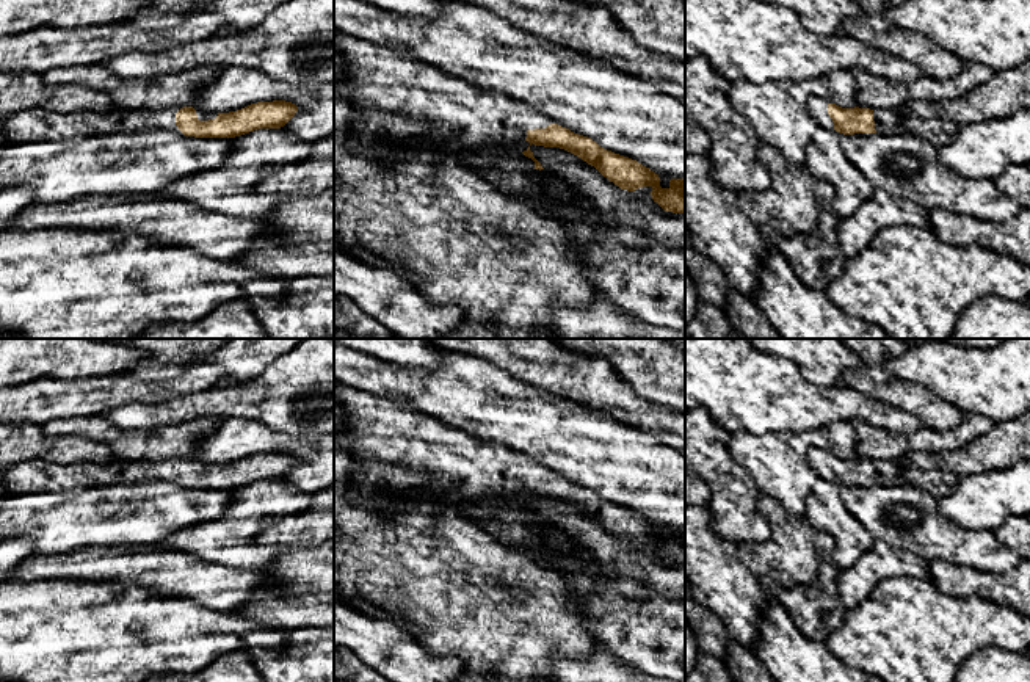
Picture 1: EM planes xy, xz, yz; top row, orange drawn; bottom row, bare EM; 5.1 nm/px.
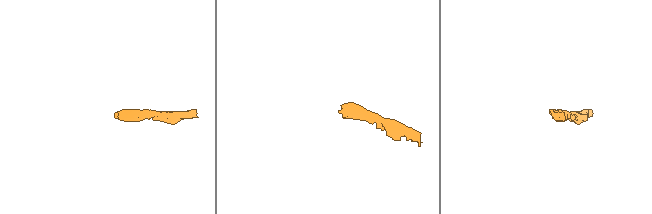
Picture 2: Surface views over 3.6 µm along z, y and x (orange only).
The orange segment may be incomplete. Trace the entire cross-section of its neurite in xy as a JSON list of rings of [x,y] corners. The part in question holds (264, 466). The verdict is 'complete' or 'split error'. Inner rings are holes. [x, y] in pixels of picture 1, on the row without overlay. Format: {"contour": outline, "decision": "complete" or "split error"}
{"contour": [[[285,452],[257,453],[241,461],[218,464],[215,470],[199,472],[193,458],[176,464],[176,477],[185,488],[194,489],[235,489],[259,480],[281,480],[298,463]]], "decision": "complete"}

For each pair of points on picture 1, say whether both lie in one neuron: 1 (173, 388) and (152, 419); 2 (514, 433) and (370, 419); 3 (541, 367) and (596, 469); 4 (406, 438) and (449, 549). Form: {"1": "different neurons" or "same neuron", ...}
{"1": "different neurons", "2": "different neurons", "3": "different neurons", "4": "different neurons"}

